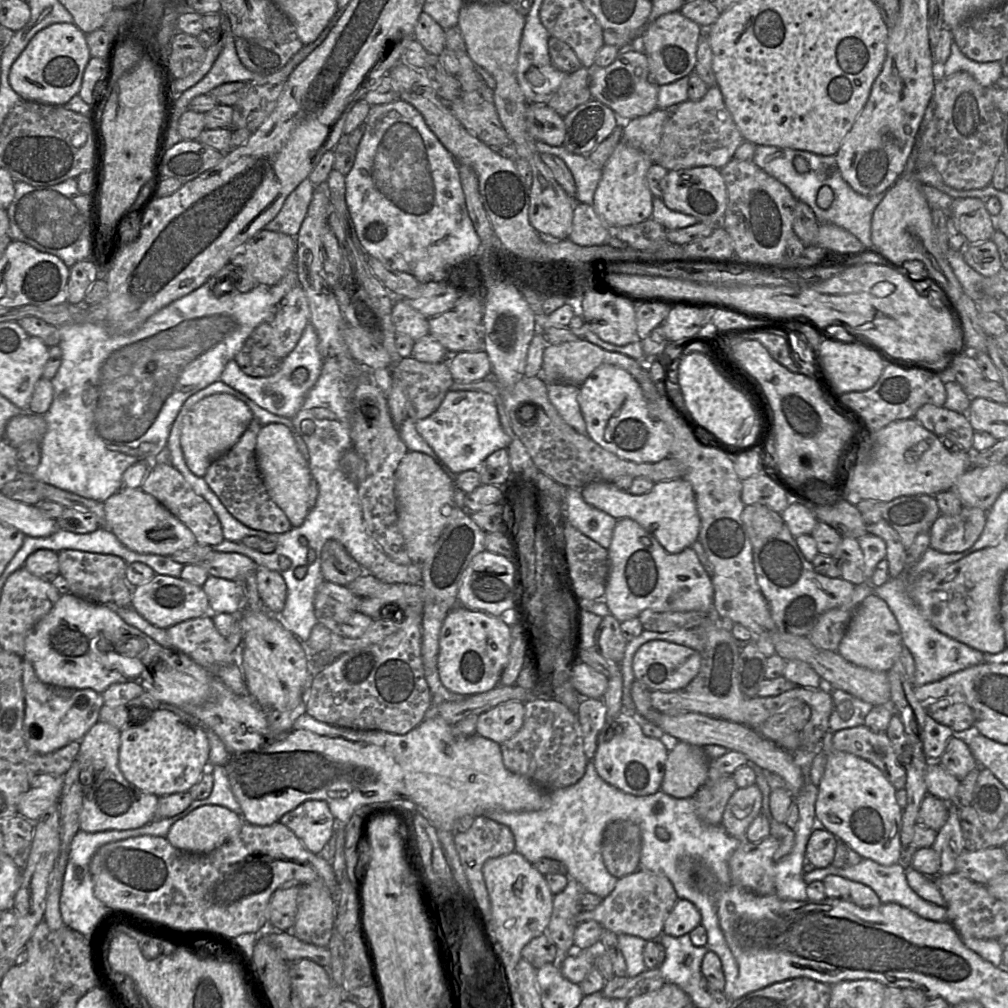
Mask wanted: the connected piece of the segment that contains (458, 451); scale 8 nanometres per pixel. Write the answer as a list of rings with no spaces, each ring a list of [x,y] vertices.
[[[450,390],[434,413],[418,421],[408,417],[399,426],[398,433],[409,451],[430,456],[450,477],[454,503],[465,511],[468,511],[464,503],[466,493],[457,486],[457,475],[476,469],[491,453],[507,449],[511,442],[511,437],[501,427],[495,398],[477,390]]]

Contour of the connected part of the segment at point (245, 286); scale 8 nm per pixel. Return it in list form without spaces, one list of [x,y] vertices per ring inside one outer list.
[[[230,262],[210,277],[210,284],[216,296],[245,293],[257,286],[256,280],[249,272]]]

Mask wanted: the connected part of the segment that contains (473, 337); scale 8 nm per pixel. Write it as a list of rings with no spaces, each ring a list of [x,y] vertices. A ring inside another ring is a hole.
[[[452,309],[429,318],[429,334],[449,352],[475,352],[484,349],[483,325],[460,318]]]

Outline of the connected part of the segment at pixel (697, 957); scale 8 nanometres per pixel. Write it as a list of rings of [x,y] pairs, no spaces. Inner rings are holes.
[[[662,933],[658,941],[662,944],[666,953],[664,963],[659,967],[666,982],[677,985],[686,994],[695,990],[703,977],[701,973],[701,965],[703,958],[709,949],[706,946],[694,946],[689,934],[673,937]]]

